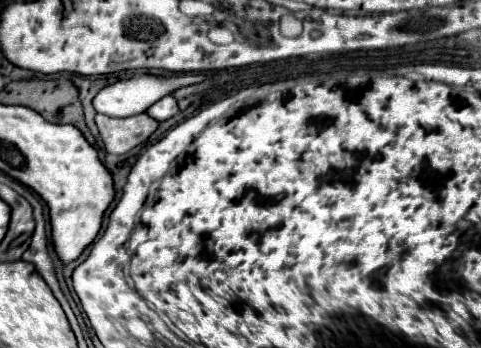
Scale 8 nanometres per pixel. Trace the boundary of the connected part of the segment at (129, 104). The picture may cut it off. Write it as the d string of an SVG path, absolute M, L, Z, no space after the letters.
M141 73L141 75L133 75L125 81L117 81L113 85L107 85L103 87L97 97L93 99L93 105L97 109L97 113L103 113L103 115L109 115L109 117L131 117L131 115L139 115L143 111L147 111L155 101L159 101L161 97L167 97L171 95L175 89L181 89L181 87L187 87L187 85L195 85L195 83L201 83L207 76L198 74L184 73L179 77L157 76L149 75L149 73Z

